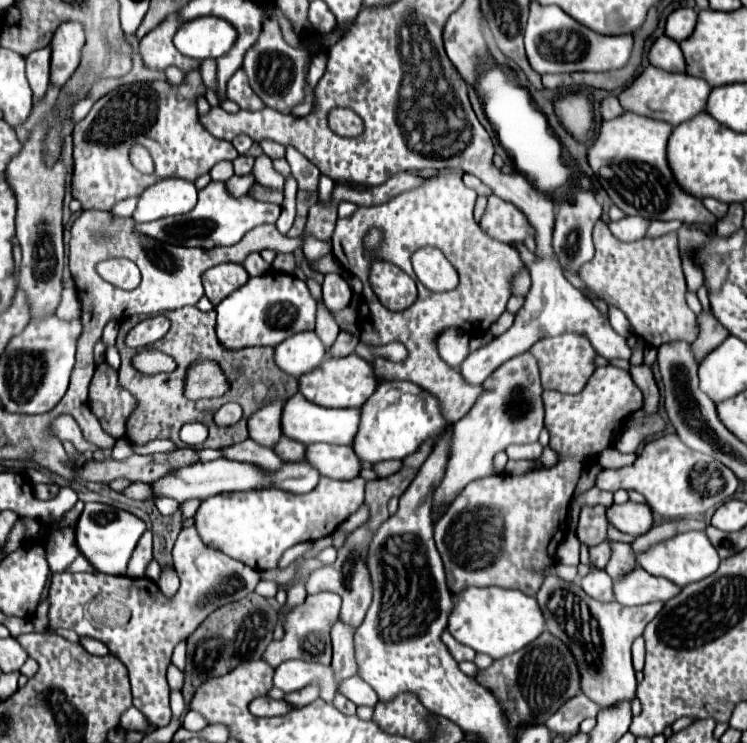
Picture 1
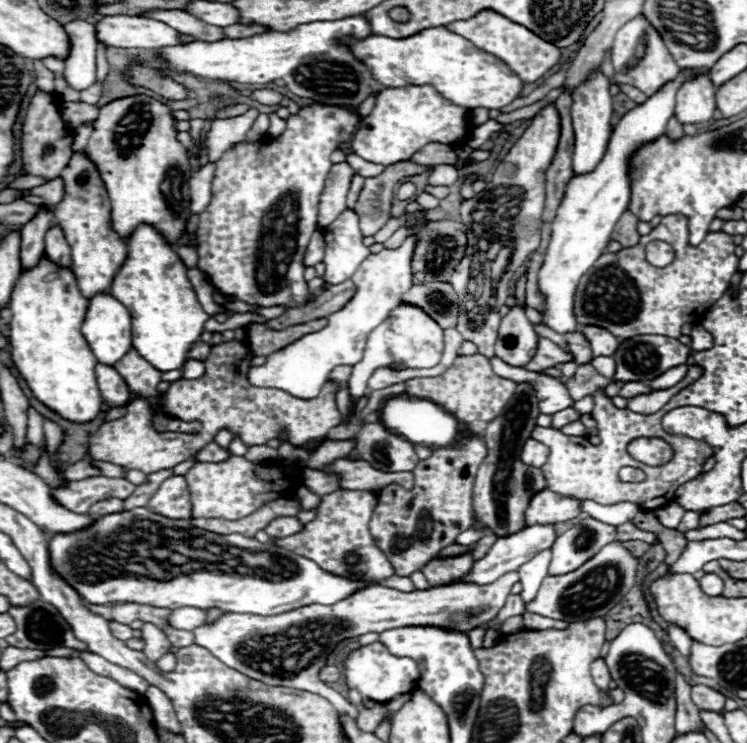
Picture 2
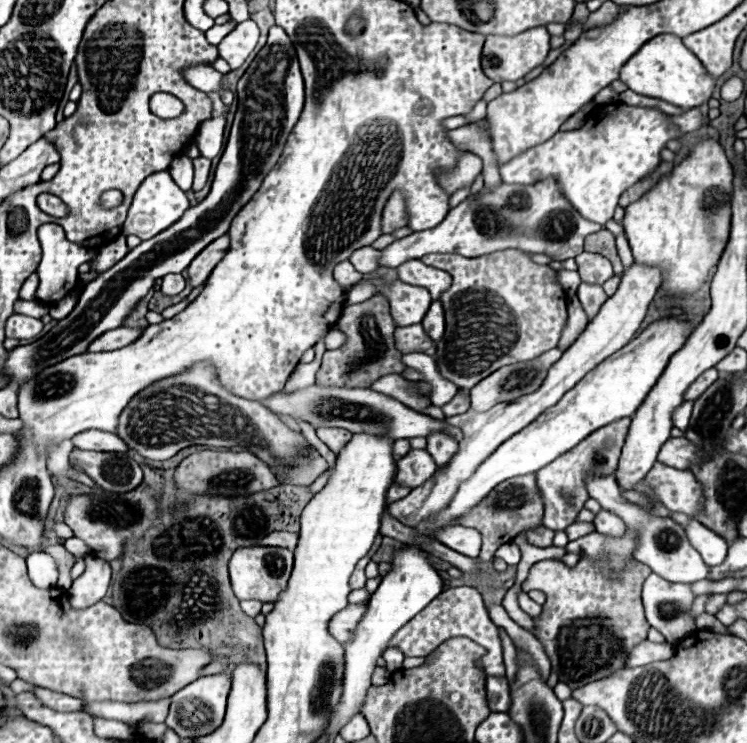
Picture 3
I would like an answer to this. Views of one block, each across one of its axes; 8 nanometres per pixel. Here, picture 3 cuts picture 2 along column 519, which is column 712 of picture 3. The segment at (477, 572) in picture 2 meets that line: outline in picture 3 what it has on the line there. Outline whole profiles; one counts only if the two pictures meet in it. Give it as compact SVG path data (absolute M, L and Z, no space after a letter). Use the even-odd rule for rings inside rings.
M690 520L690 524L686 526L688 532L688 540L690 544L702 554L704 562L712 568L712 566L720 566L726 560L728 554L728 544L718 538L718 534L714 534L712 530L708 530L706 526L702 526L698 520Z

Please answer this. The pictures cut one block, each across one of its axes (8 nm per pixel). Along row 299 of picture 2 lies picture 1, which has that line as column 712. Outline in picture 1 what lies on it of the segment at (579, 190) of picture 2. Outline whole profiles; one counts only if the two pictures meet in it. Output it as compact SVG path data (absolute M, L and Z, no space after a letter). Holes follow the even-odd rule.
M690 530L690 532L676 534L674 538L664 540L660 544L654 544L650 550L646 550L644 554L638 556L638 566L642 566L652 576L666 578L666 580L670 580L678 586L686 586L686 584L704 580L706 576L710 576L718 570L718 564L720 564L718 552L710 544L708 536L700 530Z

